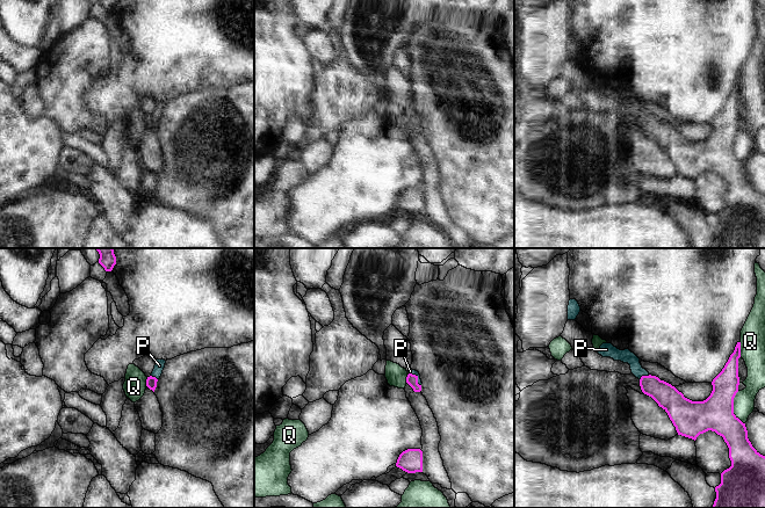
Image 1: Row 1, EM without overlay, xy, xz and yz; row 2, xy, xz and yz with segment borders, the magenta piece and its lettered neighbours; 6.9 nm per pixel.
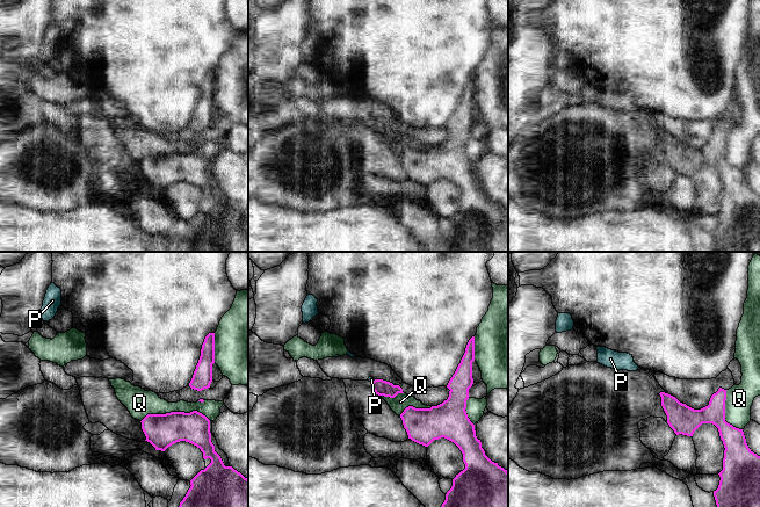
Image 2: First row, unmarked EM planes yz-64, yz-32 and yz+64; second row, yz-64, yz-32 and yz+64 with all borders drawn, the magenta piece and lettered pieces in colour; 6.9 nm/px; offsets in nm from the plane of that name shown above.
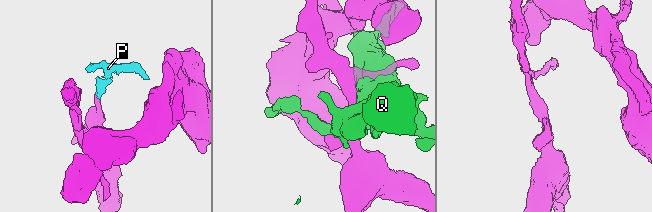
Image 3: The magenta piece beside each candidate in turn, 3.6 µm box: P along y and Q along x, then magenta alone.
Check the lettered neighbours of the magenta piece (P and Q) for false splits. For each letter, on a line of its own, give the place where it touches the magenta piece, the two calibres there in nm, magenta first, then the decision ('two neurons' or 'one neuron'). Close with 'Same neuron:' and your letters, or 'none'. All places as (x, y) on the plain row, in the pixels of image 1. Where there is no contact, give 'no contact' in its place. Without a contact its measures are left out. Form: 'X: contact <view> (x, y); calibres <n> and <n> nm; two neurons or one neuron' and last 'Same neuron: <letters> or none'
P: contact yz (643, 116); calibres 170 and 90 nm; one neuron
Q: contact yz (733, 147); calibres 240 and 140 nm; two neurons
Same neuron: P

